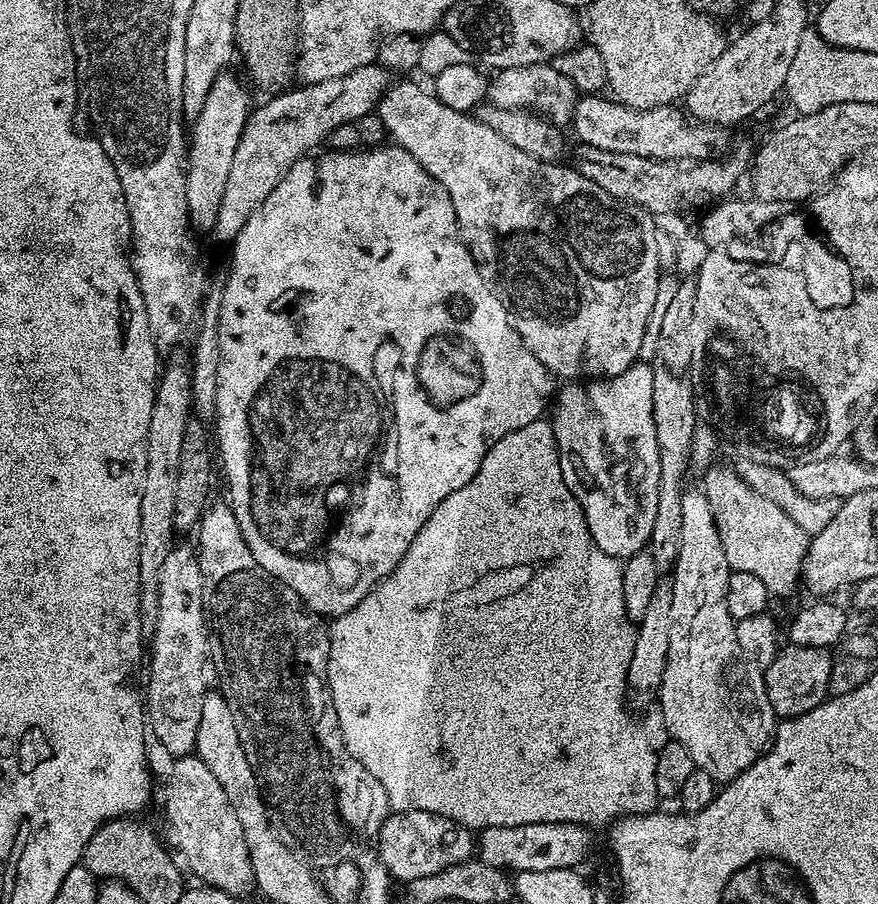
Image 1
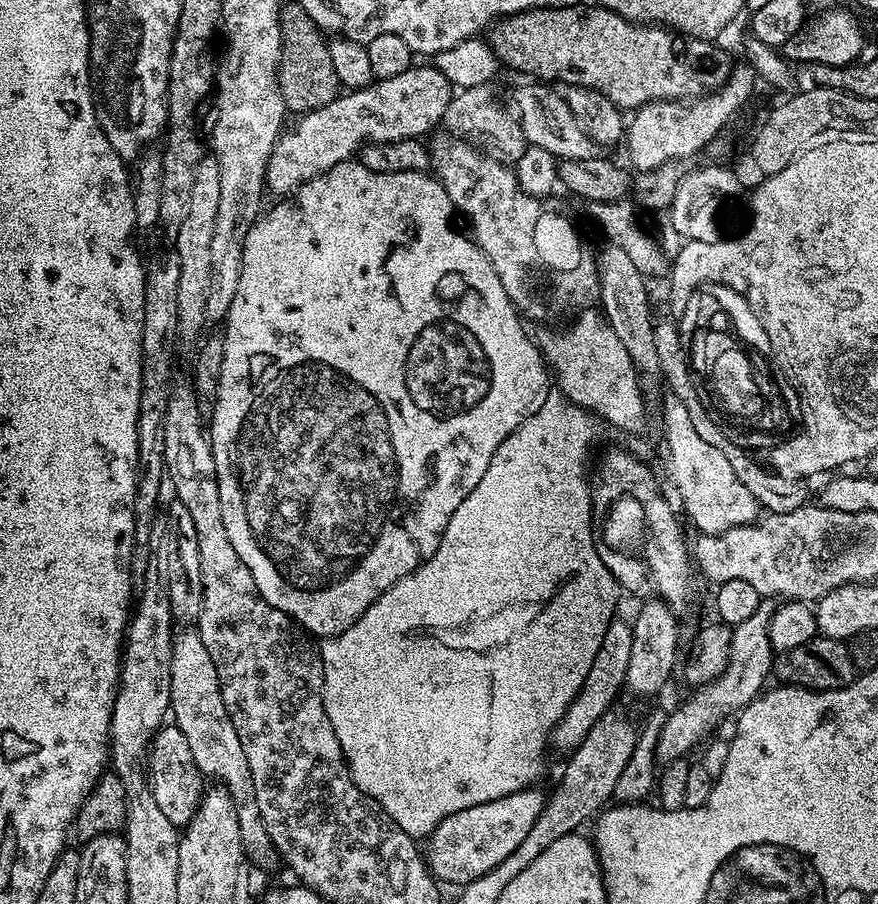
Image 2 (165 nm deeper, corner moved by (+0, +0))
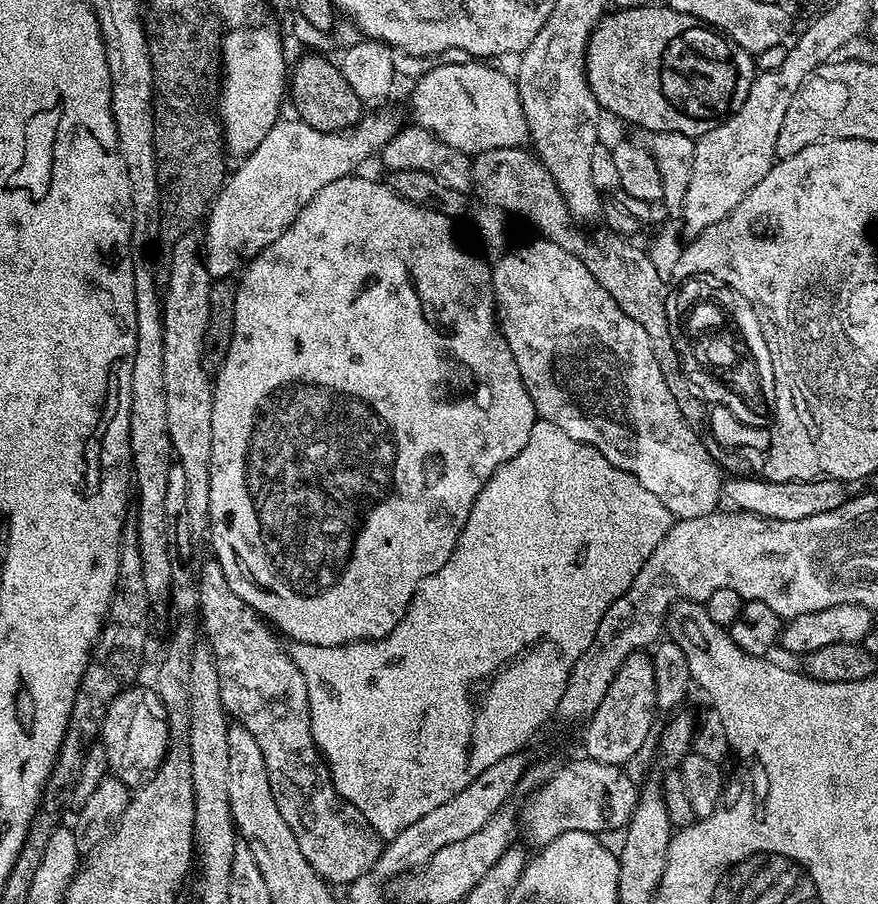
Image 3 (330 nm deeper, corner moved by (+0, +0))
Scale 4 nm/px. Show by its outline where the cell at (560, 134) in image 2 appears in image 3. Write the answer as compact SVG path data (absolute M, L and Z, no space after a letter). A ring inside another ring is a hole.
M437 63L411 85L413 121L465 154L525 147L530 140L529 128L517 82L488 64Z

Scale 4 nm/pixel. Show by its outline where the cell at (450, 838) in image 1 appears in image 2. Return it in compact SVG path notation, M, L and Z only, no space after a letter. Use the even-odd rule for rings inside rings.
M524 788L494 802L482 802L482 806L470 806L470 810L458 810L458 814L447 816L426 840L429 872L437 881L463 886L494 870L506 854L514 854L514 850L522 846L522 838L530 834L538 814L544 809L545 793L536 791L540 790Z

